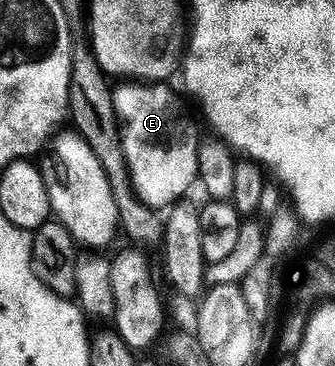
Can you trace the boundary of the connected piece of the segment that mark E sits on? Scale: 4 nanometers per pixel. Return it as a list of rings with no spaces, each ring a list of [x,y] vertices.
[[[127,81],[114,88],[115,111],[121,124],[124,157],[136,195],[152,209],[166,208],[182,200],[189,185],[199,178],[199,127],[191,120],[185,104],[166,82]]]

